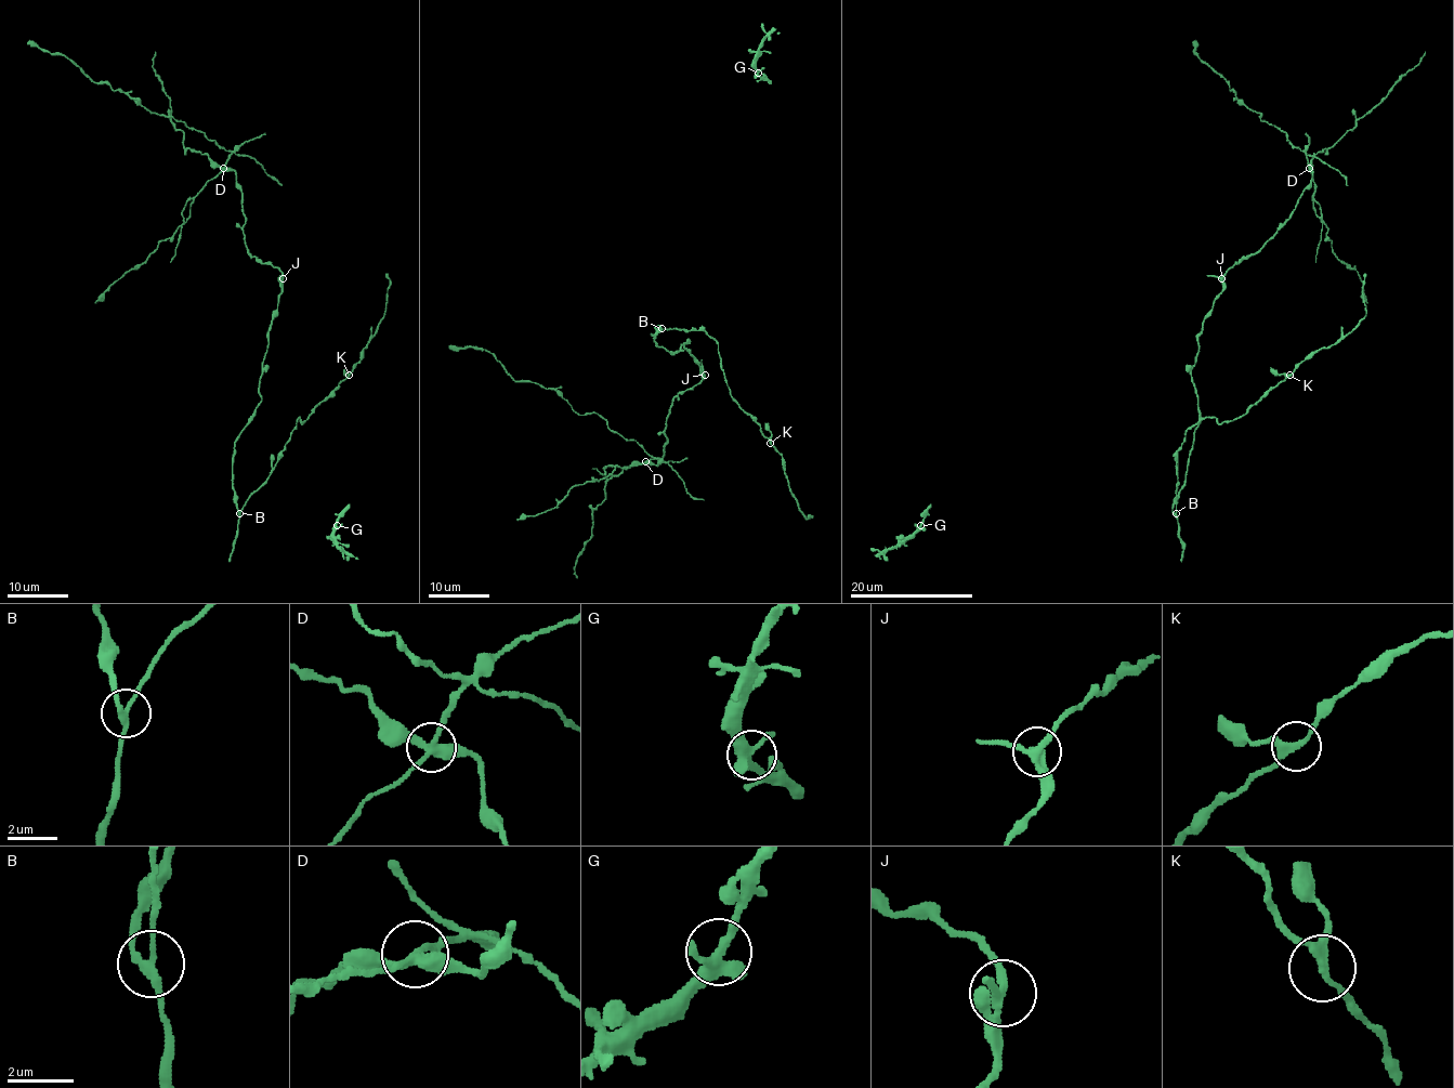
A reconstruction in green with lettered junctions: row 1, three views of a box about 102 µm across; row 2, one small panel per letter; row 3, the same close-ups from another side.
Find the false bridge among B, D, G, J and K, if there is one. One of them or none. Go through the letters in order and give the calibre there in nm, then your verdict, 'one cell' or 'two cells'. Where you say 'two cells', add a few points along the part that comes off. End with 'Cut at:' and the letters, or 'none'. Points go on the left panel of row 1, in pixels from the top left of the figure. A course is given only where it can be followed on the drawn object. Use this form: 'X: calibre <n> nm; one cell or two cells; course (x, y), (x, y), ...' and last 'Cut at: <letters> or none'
B: calibre 200 nm; one cell
D: calibre 320 nm; two cells; course (223, 169), (231, 152), (213, 140), (149, 112), (104, 82), (93, 82), (69, 57), (27, 41)
G: calibre 360 nm; one cell
J: calibre 320 nm; one cell
K: calibre 200 nm; one cell
Cut at: D

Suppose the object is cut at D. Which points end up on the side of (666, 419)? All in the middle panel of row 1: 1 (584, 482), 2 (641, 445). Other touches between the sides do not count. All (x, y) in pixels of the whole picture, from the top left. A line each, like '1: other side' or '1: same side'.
1: other side
2: other side

